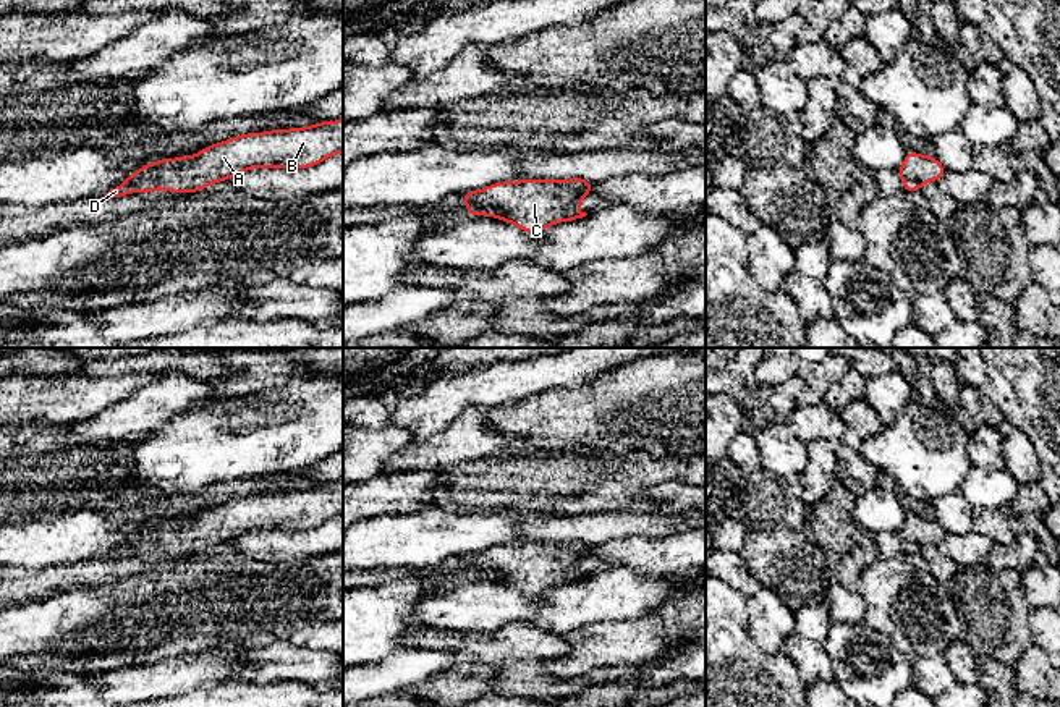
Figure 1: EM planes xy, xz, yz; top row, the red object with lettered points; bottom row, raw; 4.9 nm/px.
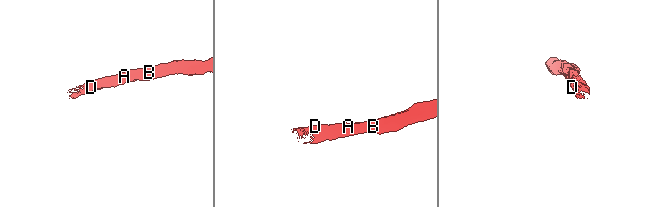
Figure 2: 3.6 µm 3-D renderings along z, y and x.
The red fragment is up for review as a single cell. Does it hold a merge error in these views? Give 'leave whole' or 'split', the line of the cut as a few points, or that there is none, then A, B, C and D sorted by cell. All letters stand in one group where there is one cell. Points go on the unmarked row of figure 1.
leave whole; no cut; A B C D

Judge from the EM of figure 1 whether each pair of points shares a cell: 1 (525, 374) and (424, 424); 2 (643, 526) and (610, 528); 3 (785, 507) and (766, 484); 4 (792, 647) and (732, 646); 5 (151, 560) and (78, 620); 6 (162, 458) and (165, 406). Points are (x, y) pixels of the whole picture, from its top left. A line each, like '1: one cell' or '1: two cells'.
1: one cell
2: one cell
3: one cell
4: two cells
5: two cells
6: two cells

